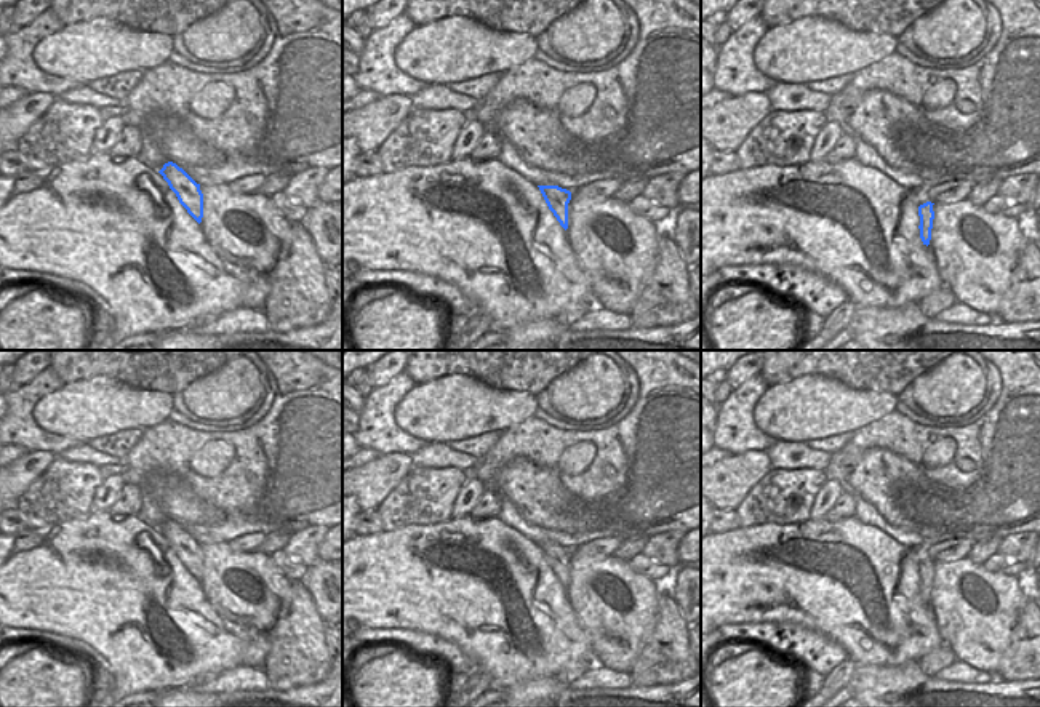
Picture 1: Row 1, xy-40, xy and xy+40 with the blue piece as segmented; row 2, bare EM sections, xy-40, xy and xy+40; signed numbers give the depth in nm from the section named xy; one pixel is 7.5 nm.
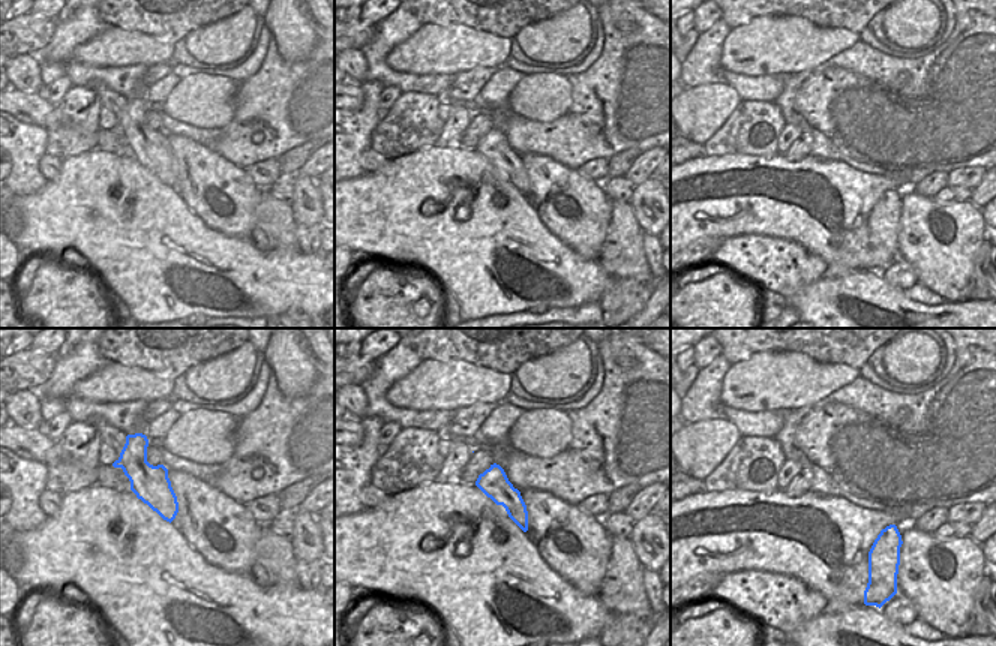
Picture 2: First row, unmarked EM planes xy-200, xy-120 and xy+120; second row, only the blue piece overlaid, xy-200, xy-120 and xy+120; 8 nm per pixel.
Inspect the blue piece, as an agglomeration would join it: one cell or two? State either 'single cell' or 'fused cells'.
single cell

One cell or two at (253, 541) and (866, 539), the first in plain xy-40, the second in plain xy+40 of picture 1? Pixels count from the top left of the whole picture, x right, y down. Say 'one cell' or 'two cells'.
one cell

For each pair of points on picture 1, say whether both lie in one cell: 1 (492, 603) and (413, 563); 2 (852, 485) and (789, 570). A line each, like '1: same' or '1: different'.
1: same
2: different

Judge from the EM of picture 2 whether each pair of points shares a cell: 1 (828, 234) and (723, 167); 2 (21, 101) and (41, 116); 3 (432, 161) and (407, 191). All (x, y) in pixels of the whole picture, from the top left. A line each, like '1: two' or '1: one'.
1: one
2: one
3: one

